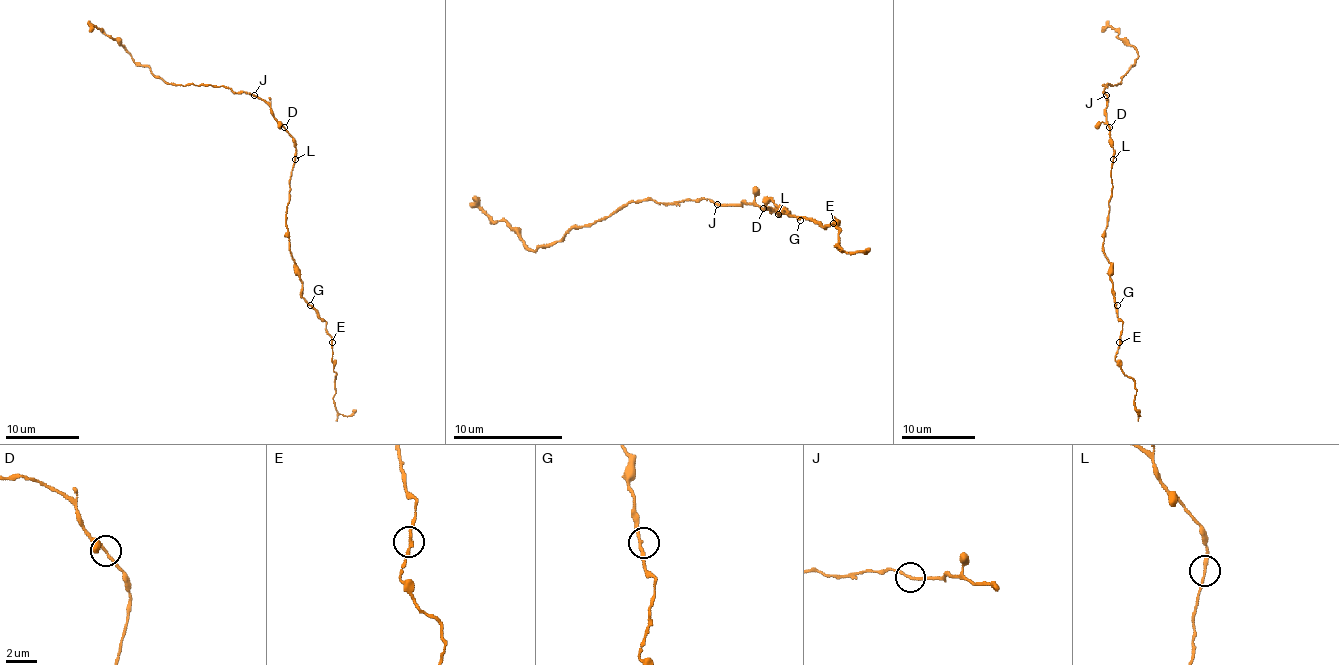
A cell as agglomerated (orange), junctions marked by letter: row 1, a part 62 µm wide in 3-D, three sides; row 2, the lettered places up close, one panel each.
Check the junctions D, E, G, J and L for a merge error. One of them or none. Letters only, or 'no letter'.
no letter

